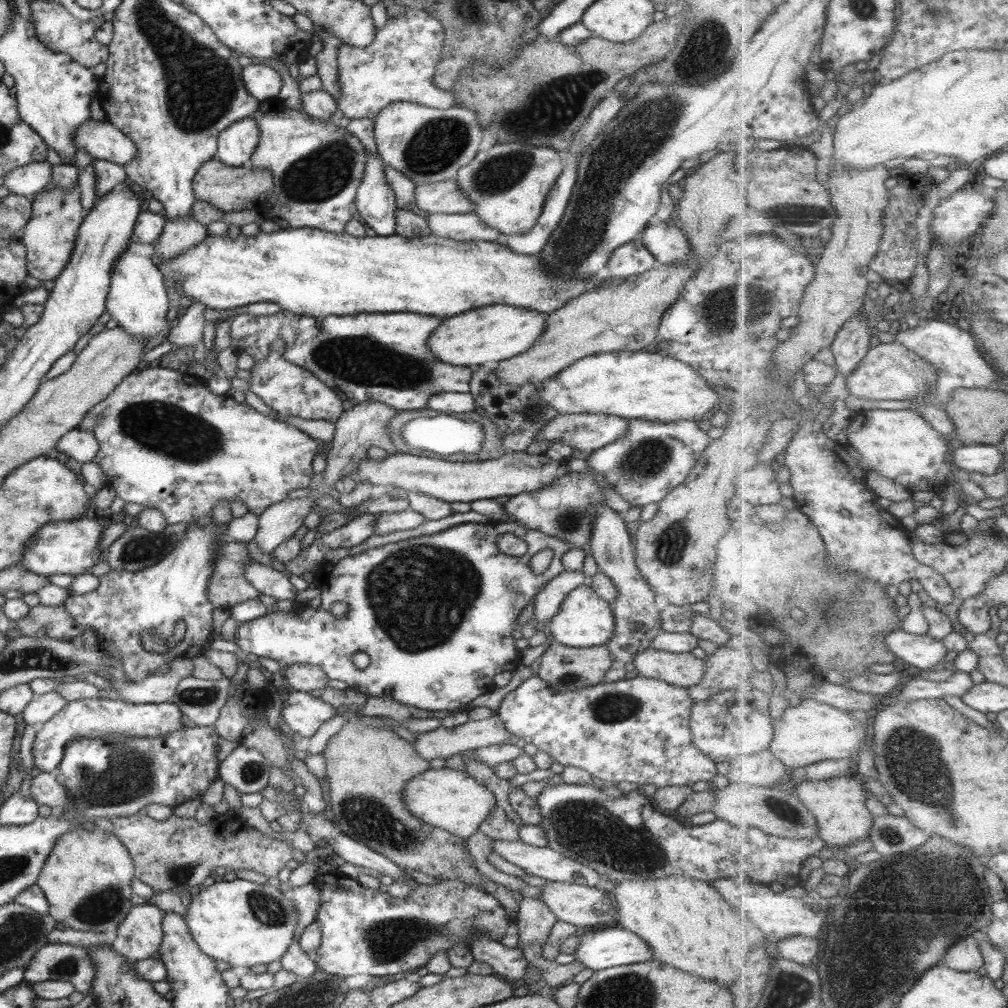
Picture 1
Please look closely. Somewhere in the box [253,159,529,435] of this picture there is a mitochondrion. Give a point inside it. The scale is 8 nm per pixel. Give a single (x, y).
(355, 360)

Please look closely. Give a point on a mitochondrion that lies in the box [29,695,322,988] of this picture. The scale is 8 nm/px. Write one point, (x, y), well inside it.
(132, 779)

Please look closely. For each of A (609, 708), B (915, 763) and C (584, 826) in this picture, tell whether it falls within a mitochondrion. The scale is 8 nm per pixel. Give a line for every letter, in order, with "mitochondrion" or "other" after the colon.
A: mitochondrion
B: mitochondrion
C: mitochondrion

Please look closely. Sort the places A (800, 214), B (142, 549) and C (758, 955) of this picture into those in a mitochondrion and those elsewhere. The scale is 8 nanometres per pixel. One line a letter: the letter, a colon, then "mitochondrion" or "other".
A: other
B: mitochondrion
C: other

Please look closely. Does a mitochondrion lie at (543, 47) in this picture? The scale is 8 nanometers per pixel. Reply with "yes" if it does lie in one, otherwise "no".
no

